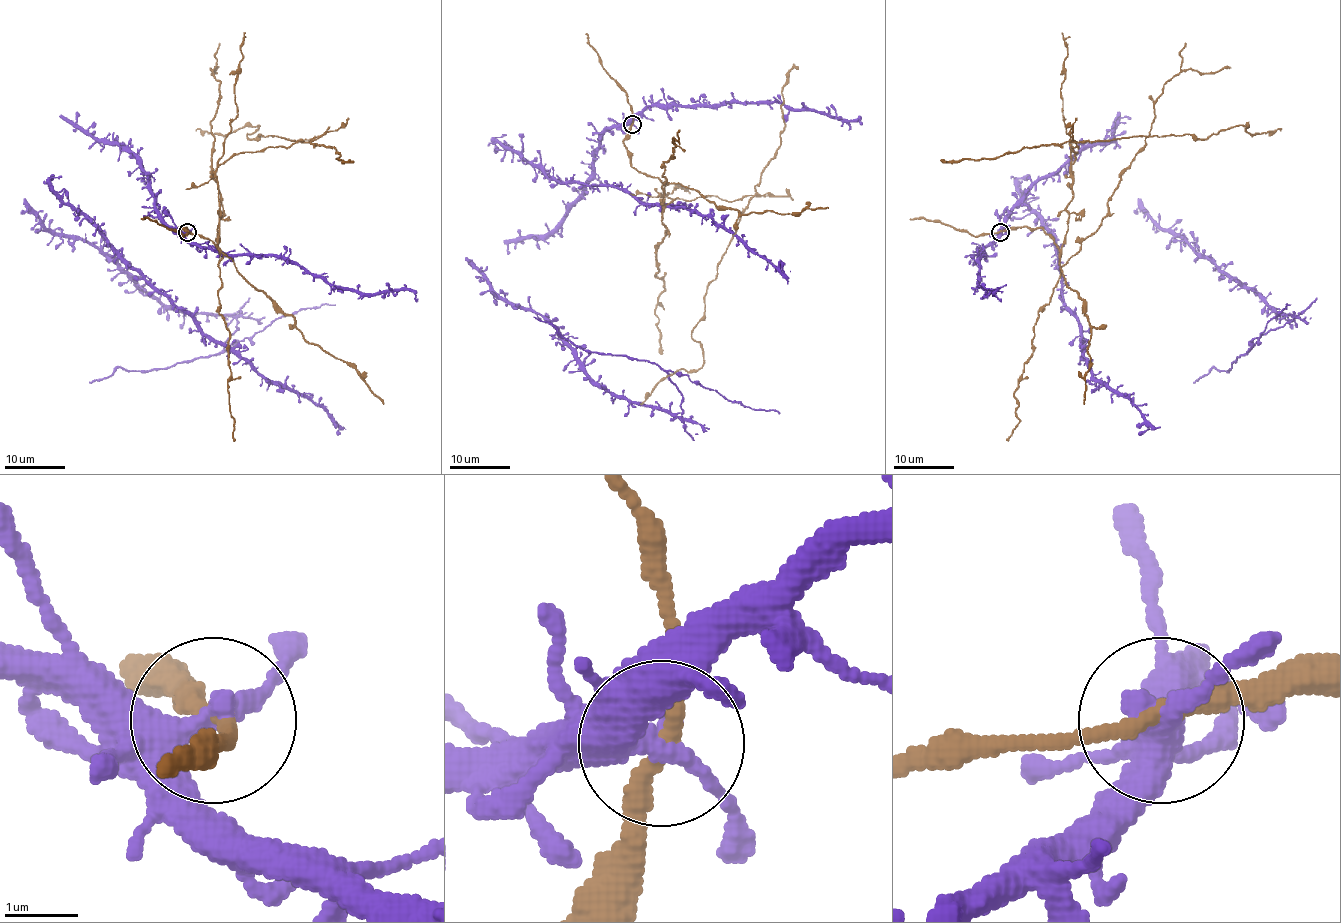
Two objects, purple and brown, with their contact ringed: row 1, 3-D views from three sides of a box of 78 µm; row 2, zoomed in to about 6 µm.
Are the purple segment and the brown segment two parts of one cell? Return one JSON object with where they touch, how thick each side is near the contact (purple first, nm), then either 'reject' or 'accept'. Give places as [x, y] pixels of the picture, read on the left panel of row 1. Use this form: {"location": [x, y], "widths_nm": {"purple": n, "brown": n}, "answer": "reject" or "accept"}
{"location": [187, 232], "widths_nm": {"purple": 400, "brown": 240}, "answer": "reject"}

